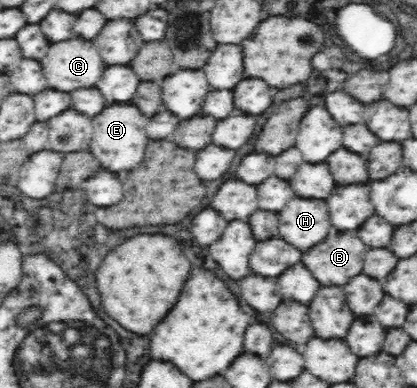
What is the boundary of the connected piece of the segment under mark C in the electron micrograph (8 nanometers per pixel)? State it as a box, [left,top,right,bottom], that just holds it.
[41,39,107,91]

